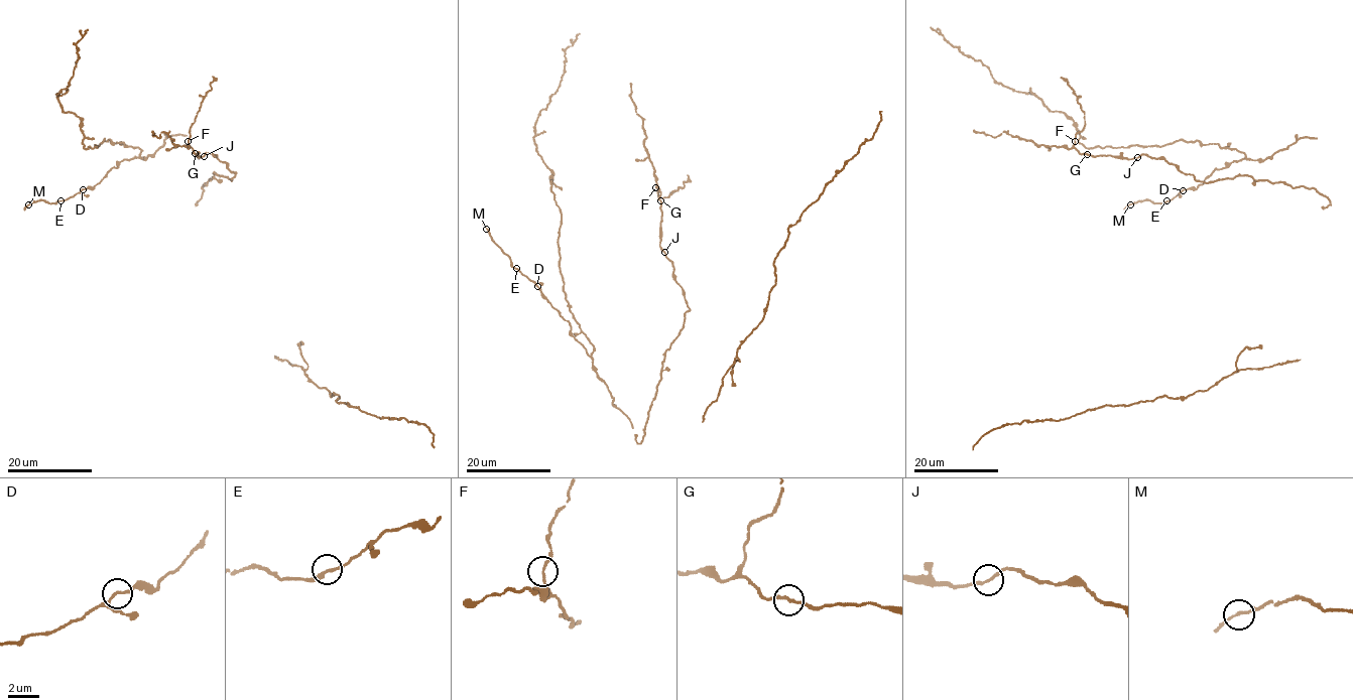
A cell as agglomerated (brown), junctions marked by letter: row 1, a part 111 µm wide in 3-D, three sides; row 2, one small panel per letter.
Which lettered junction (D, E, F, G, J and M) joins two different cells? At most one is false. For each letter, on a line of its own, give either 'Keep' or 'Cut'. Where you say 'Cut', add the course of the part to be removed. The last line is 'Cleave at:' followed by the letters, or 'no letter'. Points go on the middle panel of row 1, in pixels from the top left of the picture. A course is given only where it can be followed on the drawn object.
D: Keep
E: Keep
F: Keep
G: Keep
J: Keep
M: Keep
Cleave at: no letter

